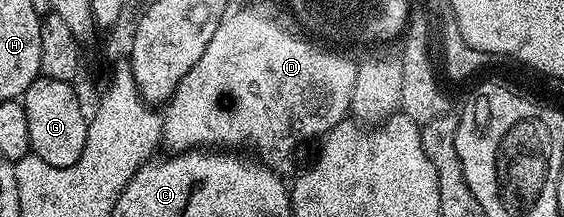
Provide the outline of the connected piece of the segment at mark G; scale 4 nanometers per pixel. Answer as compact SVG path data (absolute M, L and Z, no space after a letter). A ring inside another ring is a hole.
M40 75L20 99L28 115L30 153L44 163L52 163L52 167L72 167L84 151L88 113L82 110L82 101L73 88L71 82Z

